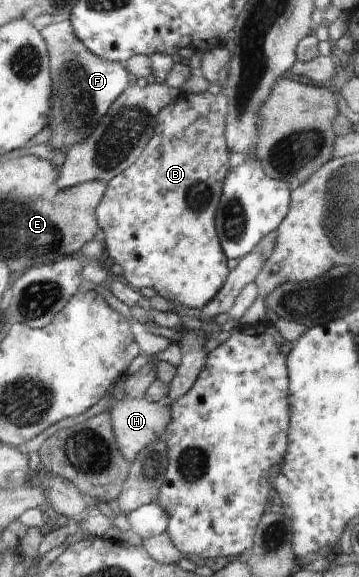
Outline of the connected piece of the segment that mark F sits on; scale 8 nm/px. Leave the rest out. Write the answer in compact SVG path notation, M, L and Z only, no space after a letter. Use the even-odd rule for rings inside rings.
M58 21L40 31L50 53L50 77L52 77L52 109L50 109L50 129L52 147L60 151L70 151L76 141L82 139L78 133L66 131L92 131L102 115L116 103L118 96L129 87L128 73L120 62L113 62L94 54L74 33L71 23ZM56 87L56 99L54 99Z

